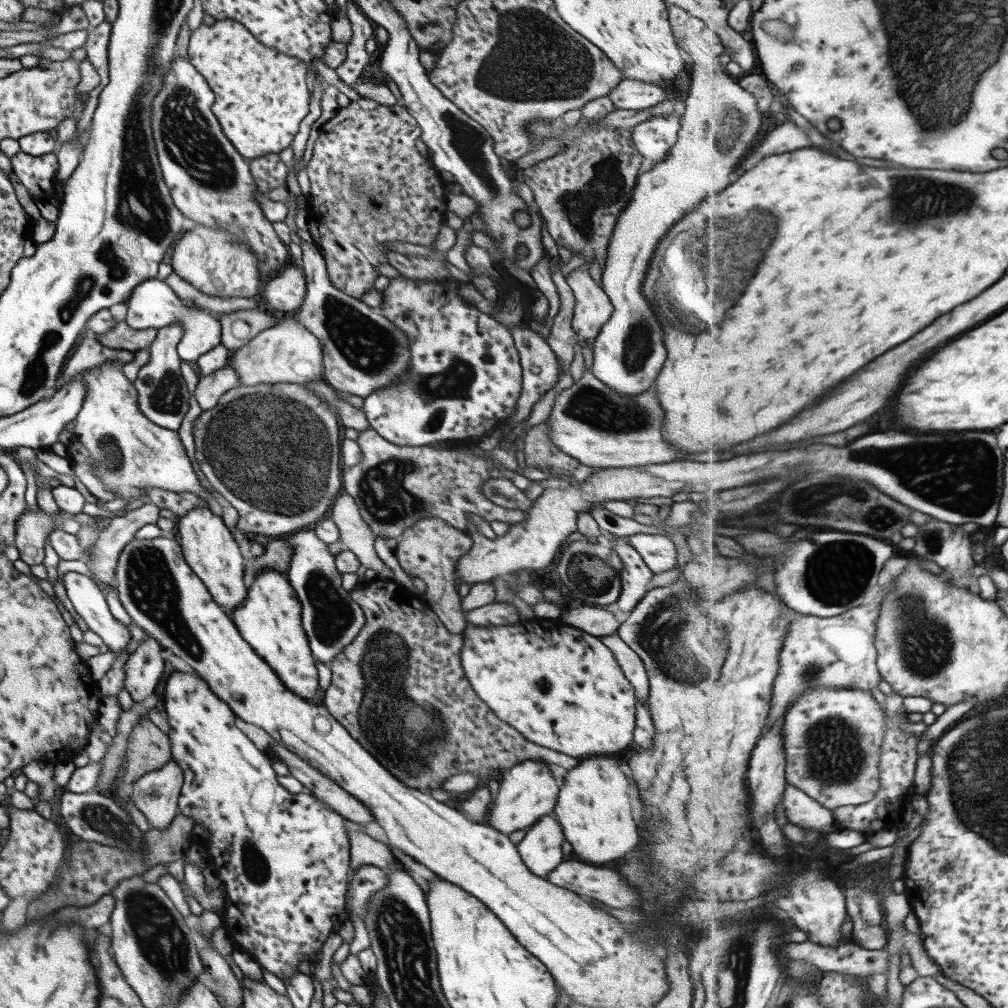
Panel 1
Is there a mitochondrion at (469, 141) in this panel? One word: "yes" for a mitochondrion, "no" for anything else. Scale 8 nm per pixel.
yes

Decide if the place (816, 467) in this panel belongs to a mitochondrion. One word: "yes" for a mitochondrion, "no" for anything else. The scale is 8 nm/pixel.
no

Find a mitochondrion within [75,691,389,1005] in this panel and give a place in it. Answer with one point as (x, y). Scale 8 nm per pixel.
(161, 942)

